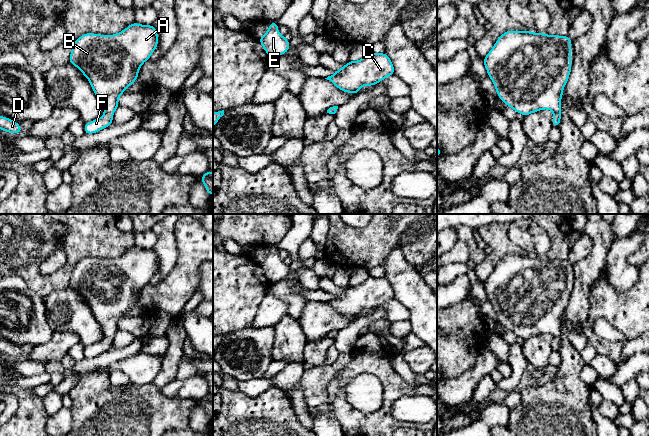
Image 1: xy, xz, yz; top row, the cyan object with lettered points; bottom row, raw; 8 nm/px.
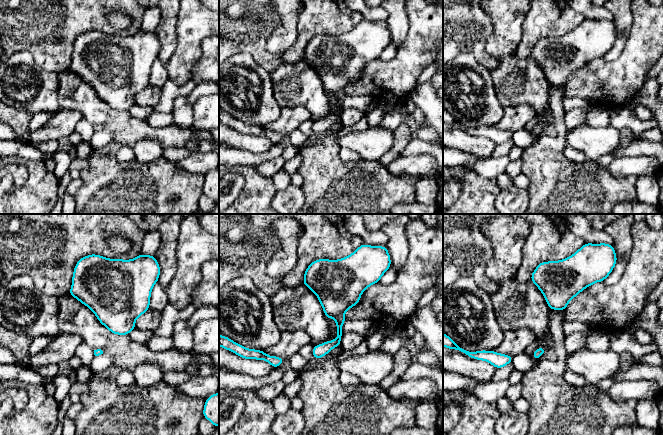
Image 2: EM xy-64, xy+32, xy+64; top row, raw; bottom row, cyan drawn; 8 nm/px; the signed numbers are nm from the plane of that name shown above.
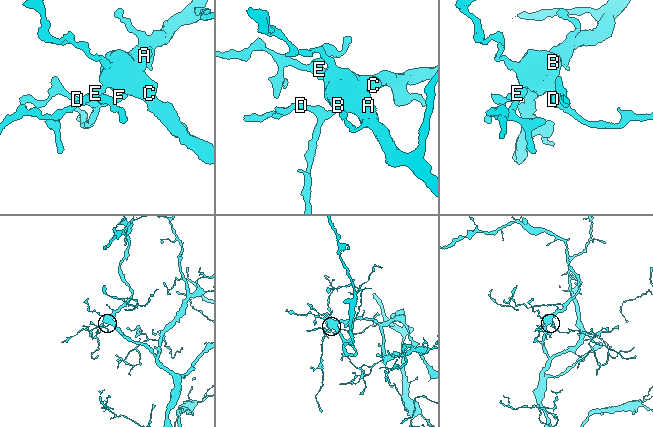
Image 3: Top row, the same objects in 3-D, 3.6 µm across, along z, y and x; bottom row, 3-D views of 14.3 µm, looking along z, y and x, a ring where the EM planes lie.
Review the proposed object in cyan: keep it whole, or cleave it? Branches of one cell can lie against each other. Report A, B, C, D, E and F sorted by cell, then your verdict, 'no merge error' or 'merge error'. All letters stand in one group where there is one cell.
A B C D E F | no merge error

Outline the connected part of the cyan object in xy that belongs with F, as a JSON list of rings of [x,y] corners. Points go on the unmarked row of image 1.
[[[133,246],[123,255],[113,259],[85,257],[74,267],[69,287],[78,292],[89,304],[94,318],[100,324],[104,339],[89,347],[84,347],[84,357],[94,358],[113,347],[113,338],[119,331],[119,321],[138,302],[139,293],[150,283],[158,271],[158,256],[152,249],[141,249]]]

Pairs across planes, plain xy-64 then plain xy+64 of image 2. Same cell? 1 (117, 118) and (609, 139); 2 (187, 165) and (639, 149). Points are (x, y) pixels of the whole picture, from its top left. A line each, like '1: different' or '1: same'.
1: different
2: different

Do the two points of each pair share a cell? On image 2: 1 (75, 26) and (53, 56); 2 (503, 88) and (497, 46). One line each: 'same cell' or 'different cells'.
1: same cell
2: same cell

